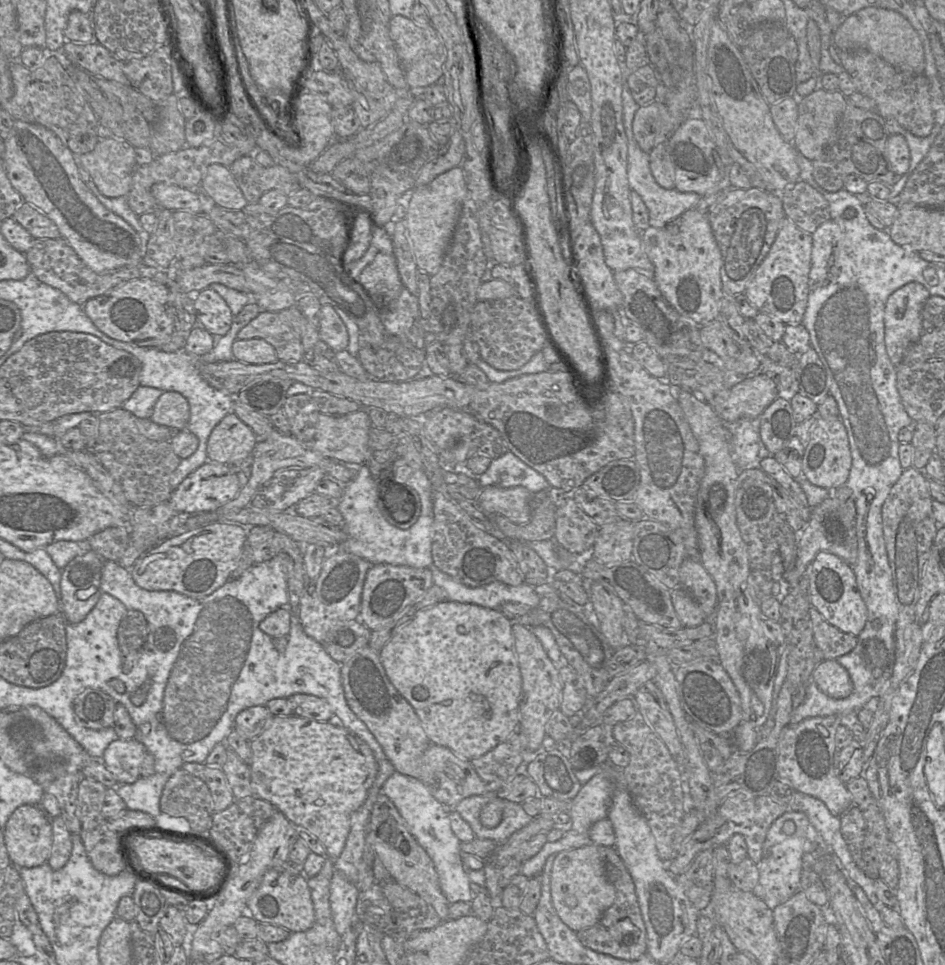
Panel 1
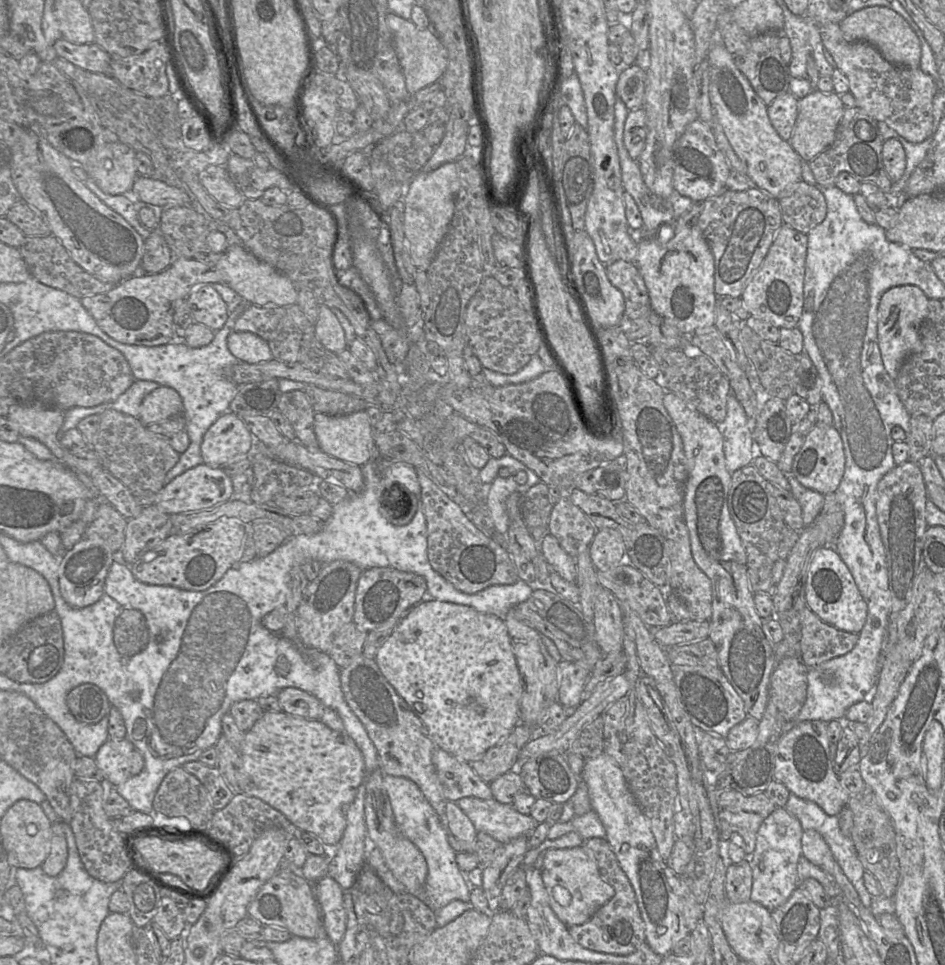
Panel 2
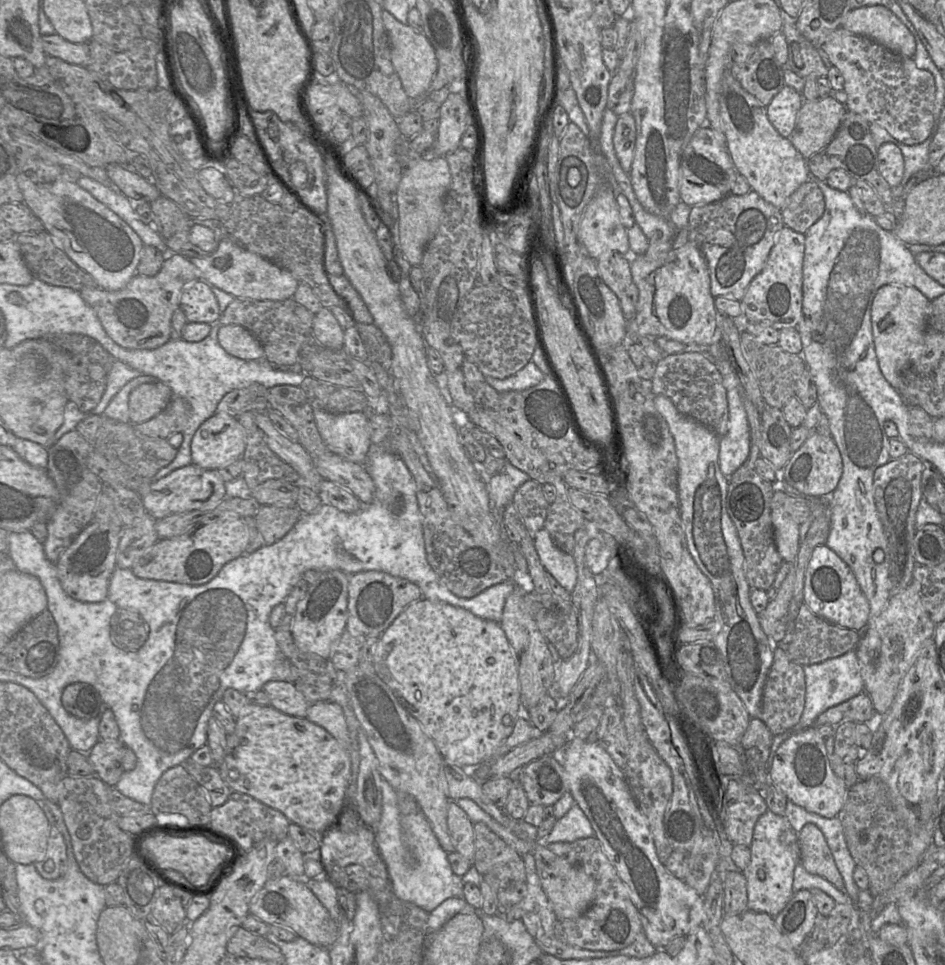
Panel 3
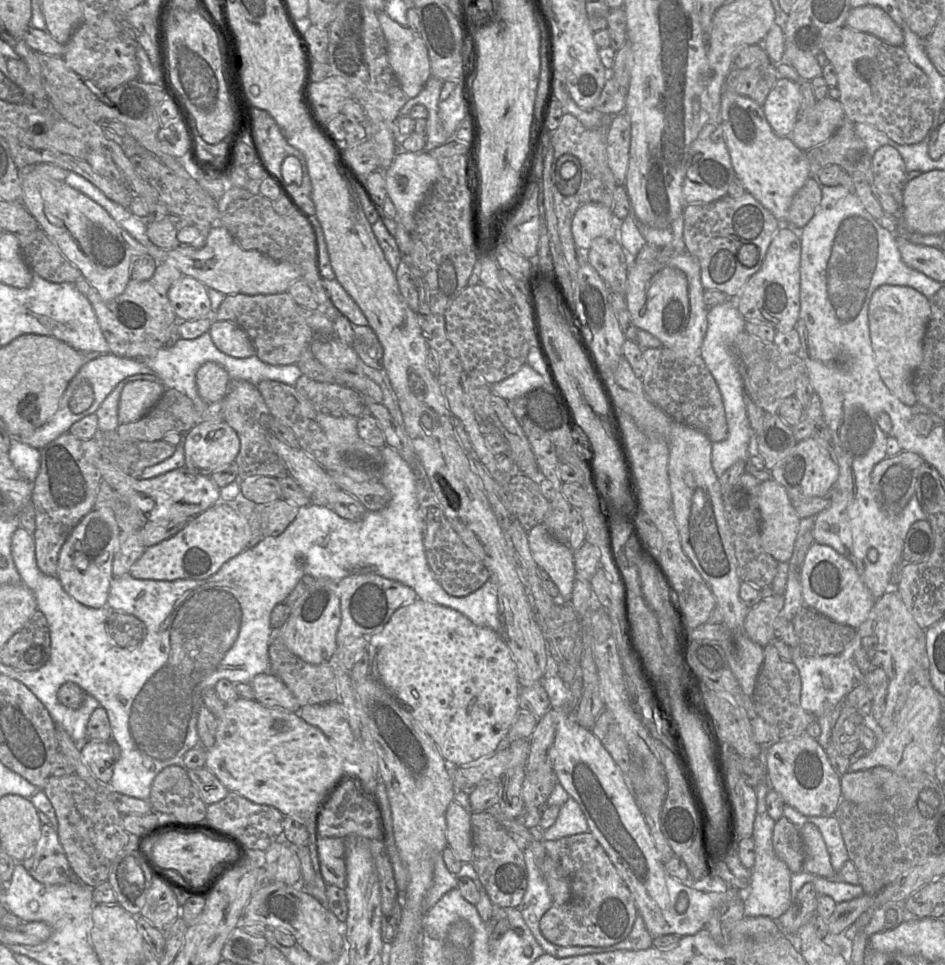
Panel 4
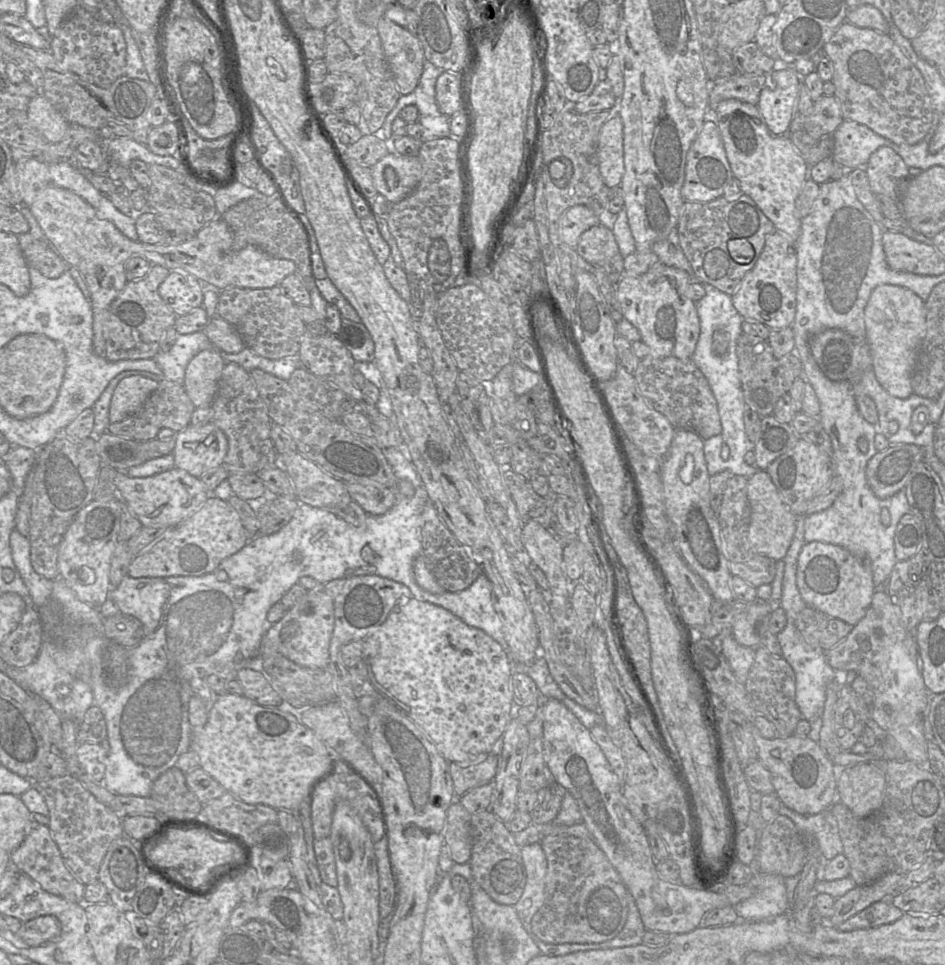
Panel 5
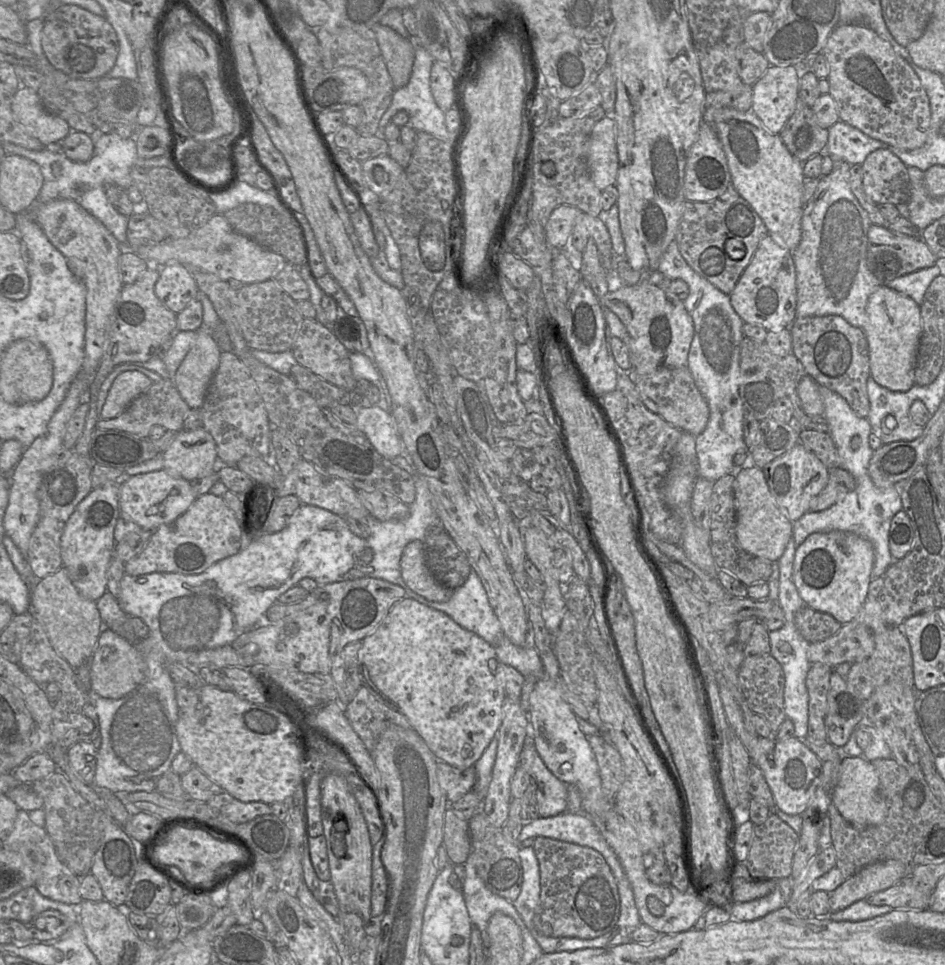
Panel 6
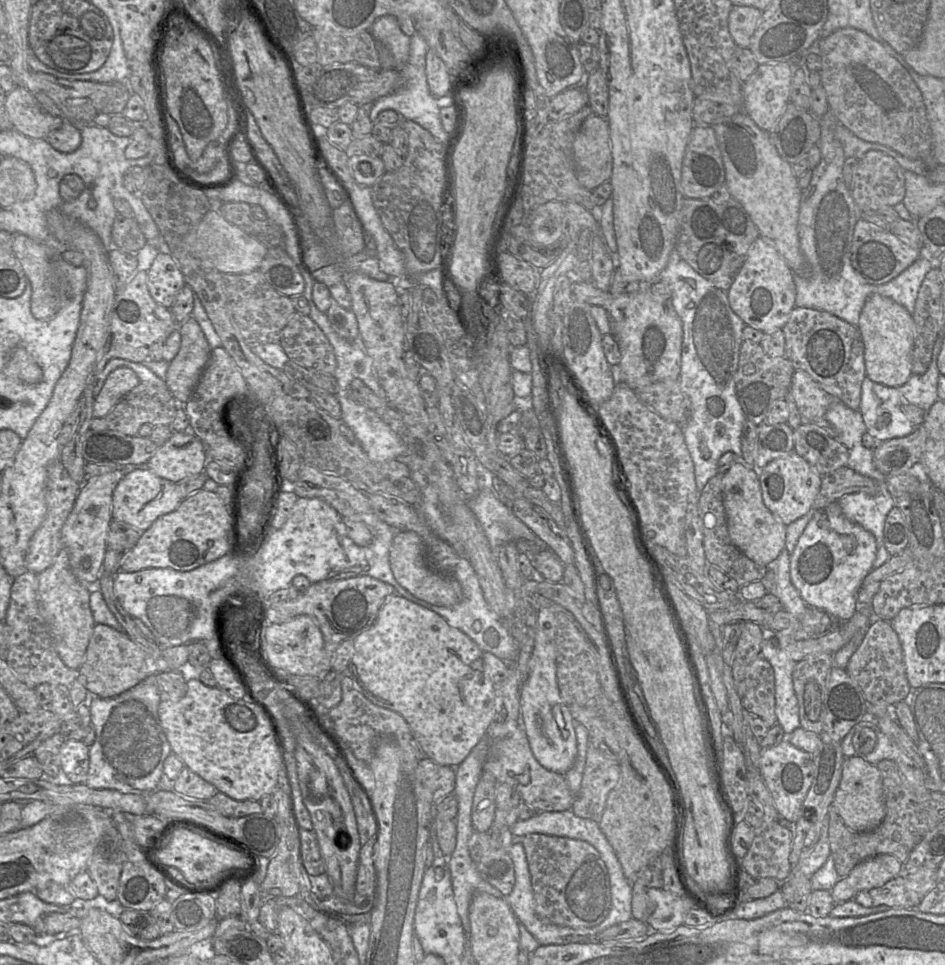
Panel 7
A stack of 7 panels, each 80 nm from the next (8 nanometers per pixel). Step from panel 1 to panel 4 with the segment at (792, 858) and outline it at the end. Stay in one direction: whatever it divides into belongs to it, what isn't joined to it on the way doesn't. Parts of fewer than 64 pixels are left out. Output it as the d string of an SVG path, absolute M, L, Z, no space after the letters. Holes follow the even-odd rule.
M765 811L757 813L753 823L752 839L754 842L755 860L751 871L751 882L744 893L744 916L765 916L776 921L791 905L790 878L791 871L785 862L780 860L772 847L772 833L775 825L769 814Z

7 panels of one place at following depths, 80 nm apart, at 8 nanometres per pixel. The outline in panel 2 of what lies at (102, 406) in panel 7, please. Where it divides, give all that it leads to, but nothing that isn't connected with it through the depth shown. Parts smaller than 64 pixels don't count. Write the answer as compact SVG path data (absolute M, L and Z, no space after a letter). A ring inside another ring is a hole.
M160 386L144 397L138 418L144 425L149 425L182 412L183 402L179 393L171 387Z

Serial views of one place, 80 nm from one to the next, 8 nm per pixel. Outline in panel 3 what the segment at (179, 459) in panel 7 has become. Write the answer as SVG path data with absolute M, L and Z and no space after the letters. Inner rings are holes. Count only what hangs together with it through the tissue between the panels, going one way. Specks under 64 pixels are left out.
M216 412L197 429L190 447L192 464L217 470L242 457L246 436L237 417Z

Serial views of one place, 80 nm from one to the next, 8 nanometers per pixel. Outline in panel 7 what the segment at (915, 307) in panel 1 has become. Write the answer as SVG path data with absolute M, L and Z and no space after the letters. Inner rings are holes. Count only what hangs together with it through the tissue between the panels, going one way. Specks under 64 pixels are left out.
M871 295L860 314L858 329L864 345L866 377L888 387L899 387L912 374L911 353L915 341L915 322L912 314L894 300Z

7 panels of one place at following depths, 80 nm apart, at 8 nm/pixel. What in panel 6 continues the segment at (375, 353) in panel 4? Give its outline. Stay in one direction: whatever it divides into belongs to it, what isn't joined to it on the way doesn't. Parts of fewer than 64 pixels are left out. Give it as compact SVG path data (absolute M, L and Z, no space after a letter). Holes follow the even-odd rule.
M338 306L336 320L327 327L334 332L350 353L370 354L367 330L358 316L350 316Z

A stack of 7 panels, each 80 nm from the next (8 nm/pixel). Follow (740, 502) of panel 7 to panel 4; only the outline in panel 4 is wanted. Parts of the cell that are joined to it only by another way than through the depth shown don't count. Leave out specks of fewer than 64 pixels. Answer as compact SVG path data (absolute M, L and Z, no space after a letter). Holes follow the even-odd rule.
M769 478L759 487L761 545L778 562L792 558L800 518L785 488Z

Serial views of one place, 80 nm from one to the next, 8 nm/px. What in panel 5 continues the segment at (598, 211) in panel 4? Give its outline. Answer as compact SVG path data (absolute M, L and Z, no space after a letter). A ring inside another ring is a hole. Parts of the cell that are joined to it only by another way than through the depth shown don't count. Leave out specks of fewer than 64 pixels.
M575 205L560 216L558 234L561 241L576 249L581 234L599 224L601 224L599 217L592 209L585 205Z

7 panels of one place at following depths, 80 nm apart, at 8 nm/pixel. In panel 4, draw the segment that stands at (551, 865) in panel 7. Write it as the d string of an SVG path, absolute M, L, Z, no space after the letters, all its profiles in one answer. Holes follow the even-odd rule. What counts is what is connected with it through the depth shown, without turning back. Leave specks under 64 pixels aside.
M589 832L557 840L559 866L570 880L573 900L553 906L542 916L539 928L552 944L570 947L608 947L630 934L638 914L627 886L601 845Z

